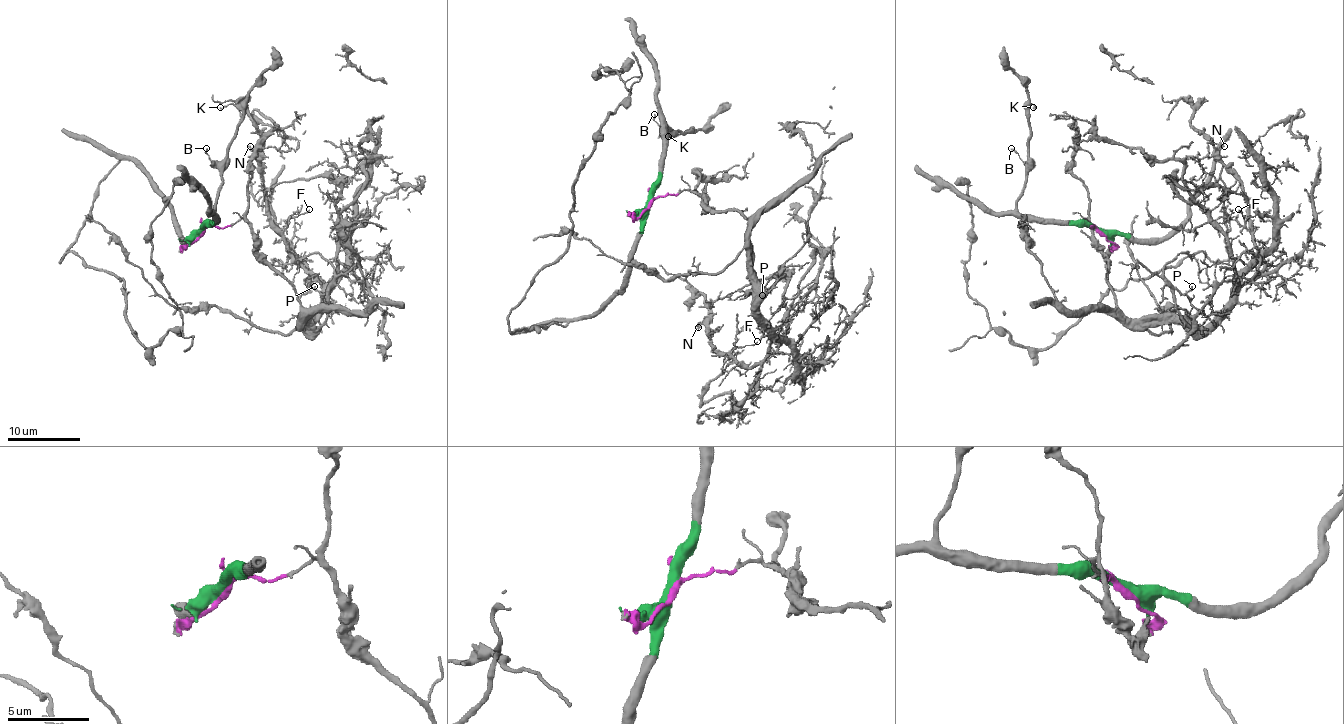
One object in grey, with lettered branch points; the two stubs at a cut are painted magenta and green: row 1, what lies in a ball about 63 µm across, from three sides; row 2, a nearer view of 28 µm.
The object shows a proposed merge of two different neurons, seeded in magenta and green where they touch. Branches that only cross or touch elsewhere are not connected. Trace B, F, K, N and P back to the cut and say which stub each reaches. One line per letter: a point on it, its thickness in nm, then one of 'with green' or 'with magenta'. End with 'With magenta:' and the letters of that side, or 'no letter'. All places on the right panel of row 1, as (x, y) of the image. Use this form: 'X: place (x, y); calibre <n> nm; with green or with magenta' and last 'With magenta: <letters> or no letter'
B: place (1011, 148); calibre 150 nm; with green
F: place (1238, 209); calibre 150 nm; with magenta
K: place (1033, 107); calibre 110 nm; with green
N: place (1224, 146); calibre 150 nm; with magenta
P: place (1192, 286); calibre 140 nm; with magenta
With magenta: F, N, P

